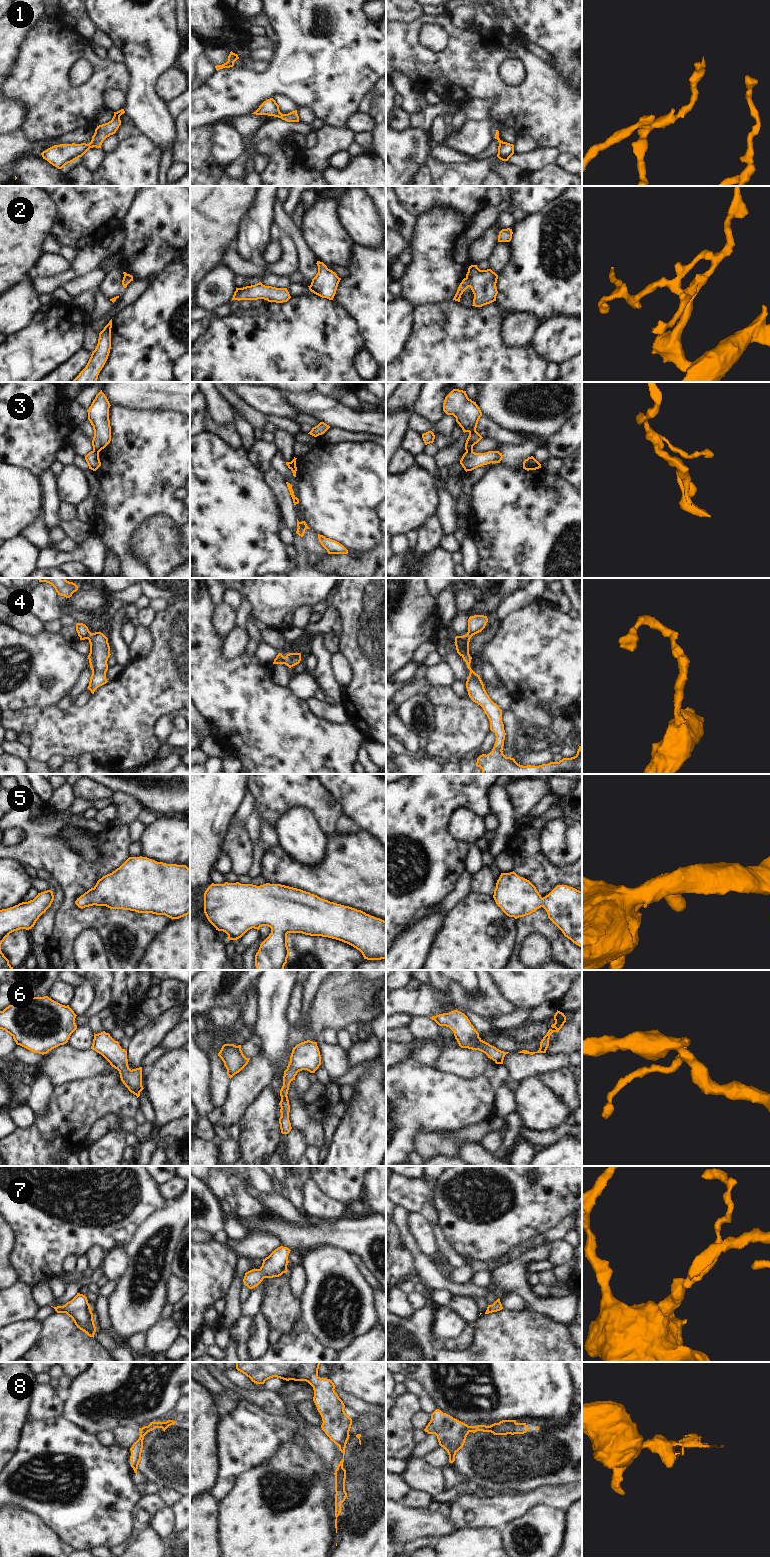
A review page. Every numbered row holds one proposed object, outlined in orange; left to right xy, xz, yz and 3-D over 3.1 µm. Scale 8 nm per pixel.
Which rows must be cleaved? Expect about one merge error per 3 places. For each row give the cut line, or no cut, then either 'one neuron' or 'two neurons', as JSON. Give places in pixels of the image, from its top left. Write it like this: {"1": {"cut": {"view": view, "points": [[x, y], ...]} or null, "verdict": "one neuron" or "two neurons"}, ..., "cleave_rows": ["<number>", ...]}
{"1": {"cut": null, "verdict": "one neuron"}, "2": {"cut": null, "verdict": "one neuron"}, "3": {"cut": {"view": "yz", "points": [[466, 451], [472, 452]]}, "verdict": "two neurons"}, "4": {"cut": null, "verdict": "one neuron"}, "5": {"cut": null, "verdict": "one neuron"}, "6": {"cut": null, "verdict": "one neuron"}, "7": {"cut": null, "verdict": "one neuron"}, "8": {"cut": {"view": "xz", "points": [[346, 1441], [339, 1447]]}, "verdict": "two neurons"}, "cleave_rows": ["3", "8"]}

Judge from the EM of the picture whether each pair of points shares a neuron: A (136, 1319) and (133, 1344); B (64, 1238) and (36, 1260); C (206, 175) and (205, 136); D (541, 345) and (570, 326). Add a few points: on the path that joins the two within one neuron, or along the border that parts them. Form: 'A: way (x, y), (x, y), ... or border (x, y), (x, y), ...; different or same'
A: border (144, 1332), (134, 1333), (124, 1344); different
B: way (57, 1239), (43, 1253); same
C: way (205, 165), (205, 146); same
D: way (548, 341), (556, 340), (563, 333); same

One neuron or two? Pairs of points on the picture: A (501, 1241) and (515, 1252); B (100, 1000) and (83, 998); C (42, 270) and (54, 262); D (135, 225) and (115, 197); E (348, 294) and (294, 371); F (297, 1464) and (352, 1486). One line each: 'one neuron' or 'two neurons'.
A: two neurons
B: two neurons
C: one neuron
D: two neurons
E: two neurons
F: two neurons

